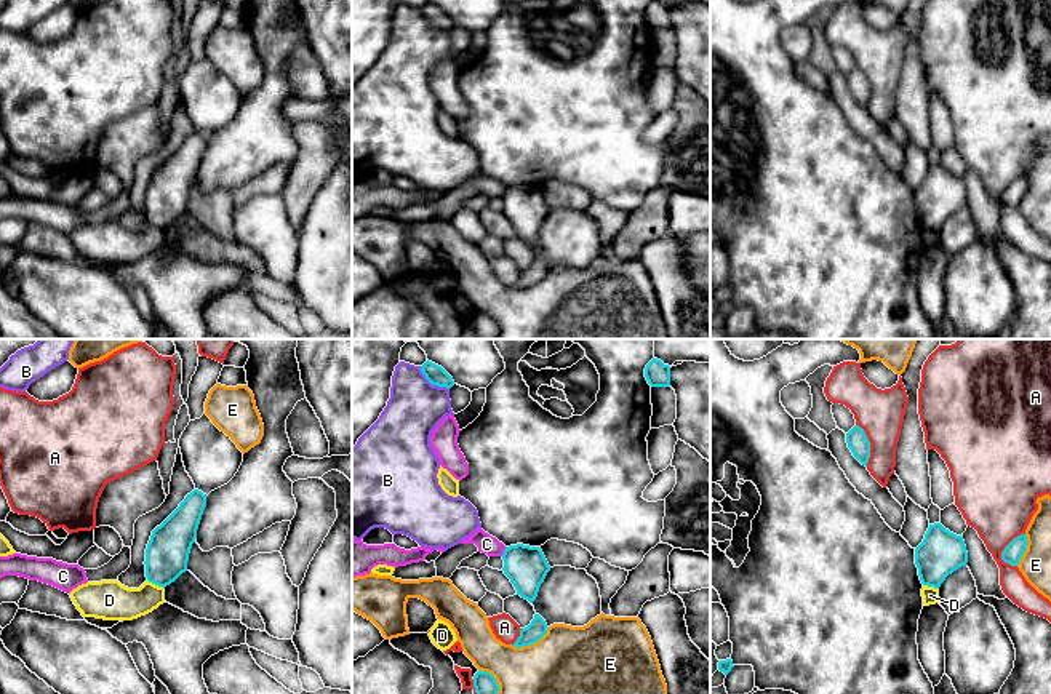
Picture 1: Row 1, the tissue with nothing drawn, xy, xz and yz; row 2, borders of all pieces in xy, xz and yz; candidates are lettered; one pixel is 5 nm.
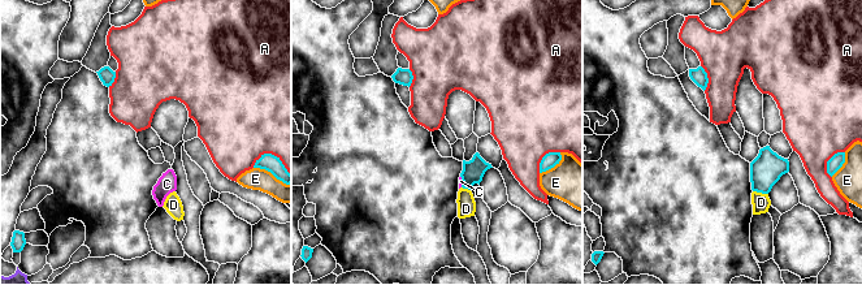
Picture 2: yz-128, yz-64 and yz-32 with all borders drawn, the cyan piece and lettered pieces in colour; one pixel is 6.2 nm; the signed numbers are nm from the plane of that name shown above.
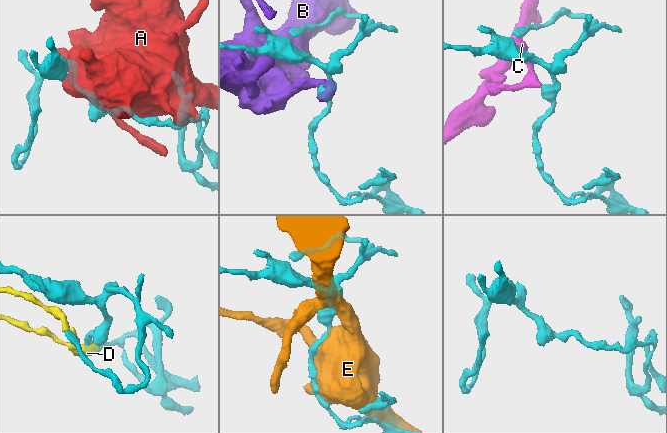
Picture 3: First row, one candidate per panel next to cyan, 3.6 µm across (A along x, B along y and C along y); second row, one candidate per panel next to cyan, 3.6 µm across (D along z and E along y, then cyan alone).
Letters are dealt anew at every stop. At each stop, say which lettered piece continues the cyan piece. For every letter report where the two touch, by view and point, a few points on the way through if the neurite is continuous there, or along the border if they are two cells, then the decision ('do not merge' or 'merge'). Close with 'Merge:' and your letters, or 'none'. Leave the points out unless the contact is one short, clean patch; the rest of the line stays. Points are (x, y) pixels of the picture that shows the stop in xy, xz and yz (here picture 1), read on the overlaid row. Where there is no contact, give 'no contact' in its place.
A: meets cyan in yz at (1007, 546); do not merge
B: meets cyan in xz at (432, 384); do not merge
C: meets cyan in xz at (504, 552); do not merge
D: meets cyan in xy at (155, 584); do not merge
E: meets cyan in xz at (530, 643); do not merge
Merge: none

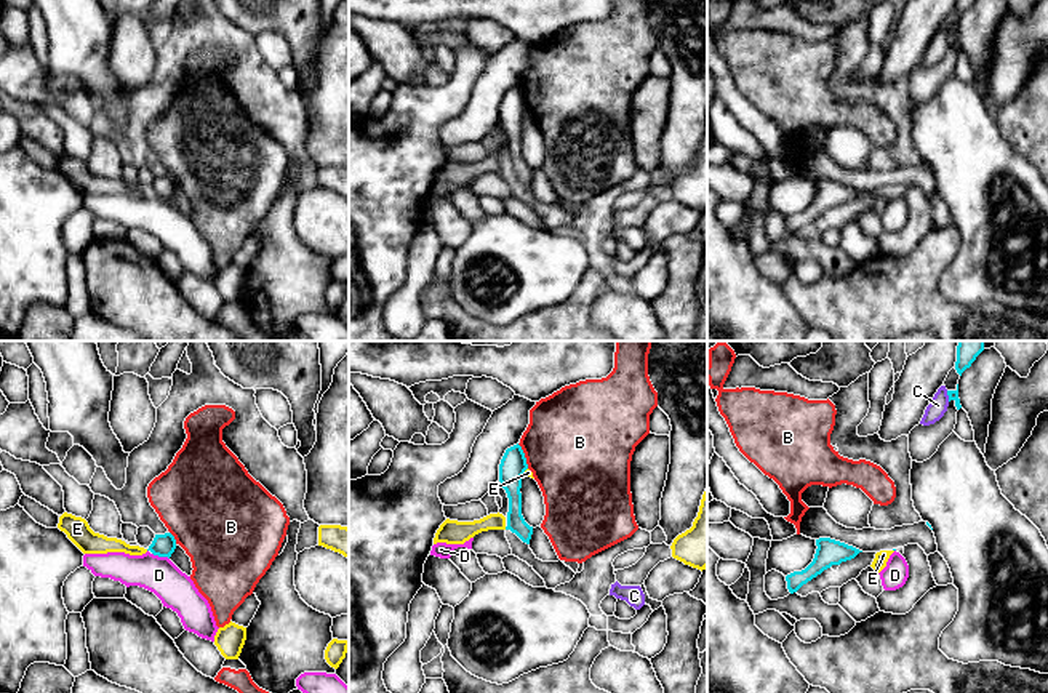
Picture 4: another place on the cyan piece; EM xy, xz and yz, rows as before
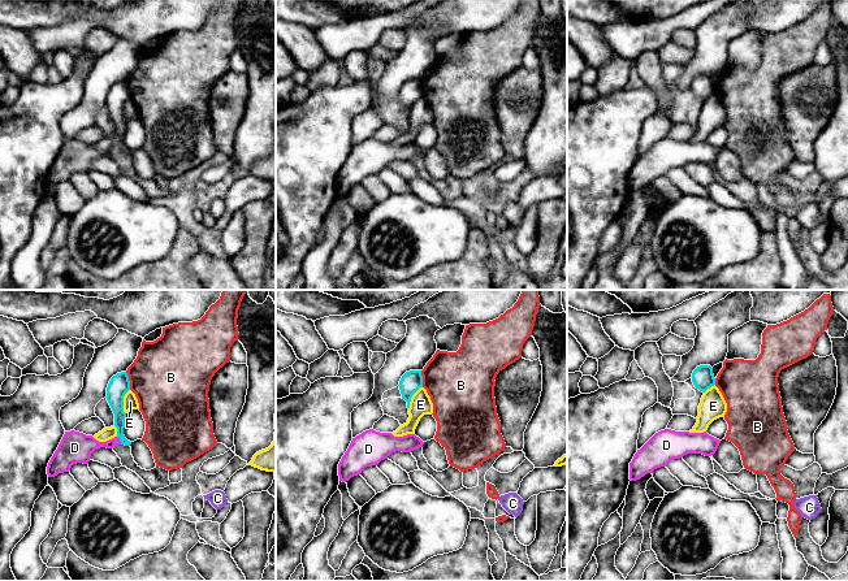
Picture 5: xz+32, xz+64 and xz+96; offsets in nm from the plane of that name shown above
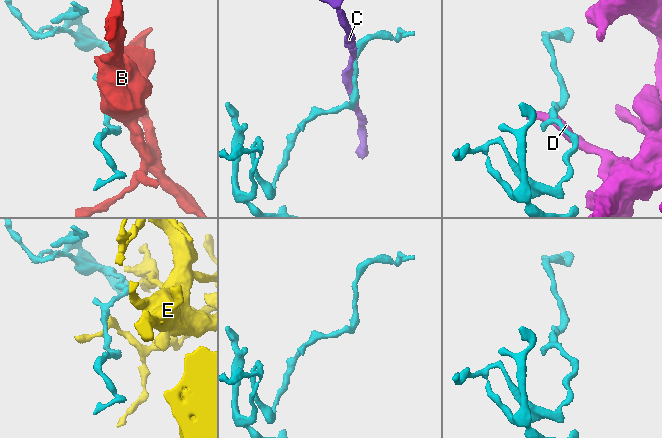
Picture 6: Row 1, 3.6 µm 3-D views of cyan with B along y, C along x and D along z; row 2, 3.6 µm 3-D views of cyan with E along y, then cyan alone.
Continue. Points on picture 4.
B: meets cyan in xz at (524, 456); do not merge
C: meets cyan in yz at (948, 394); do not merge
D: meets cyan in xy at (160, 556); border along xy (152, 552), (168, 559); do not merge
E: meets cyan in xz at (525, 469); border along xz (527, 468), (524, 472); do not merge
Merge: none

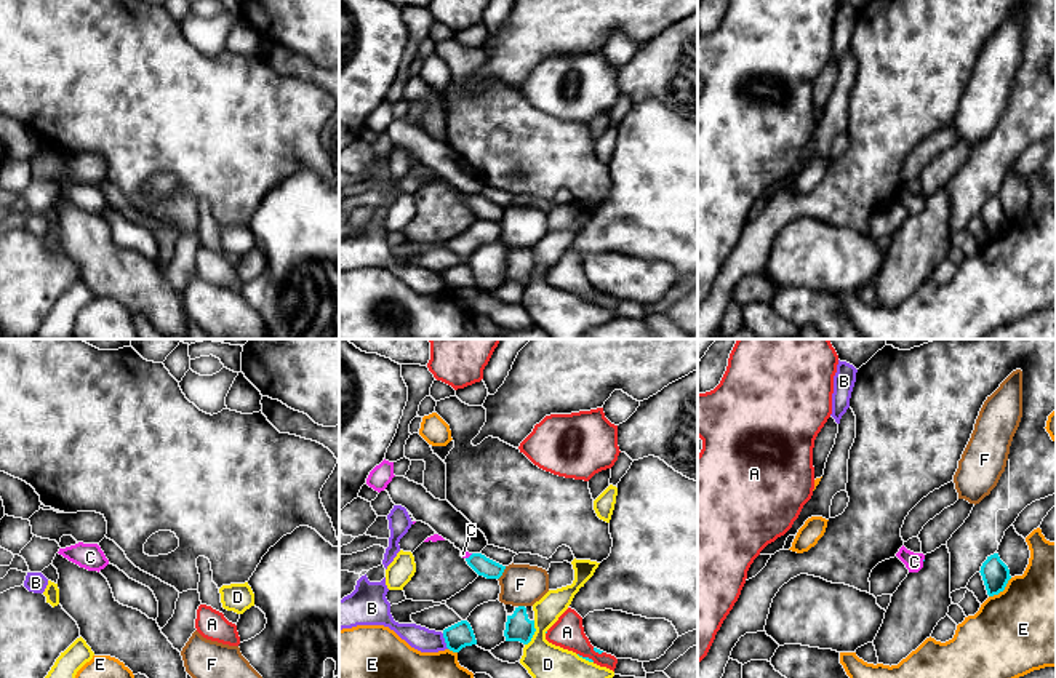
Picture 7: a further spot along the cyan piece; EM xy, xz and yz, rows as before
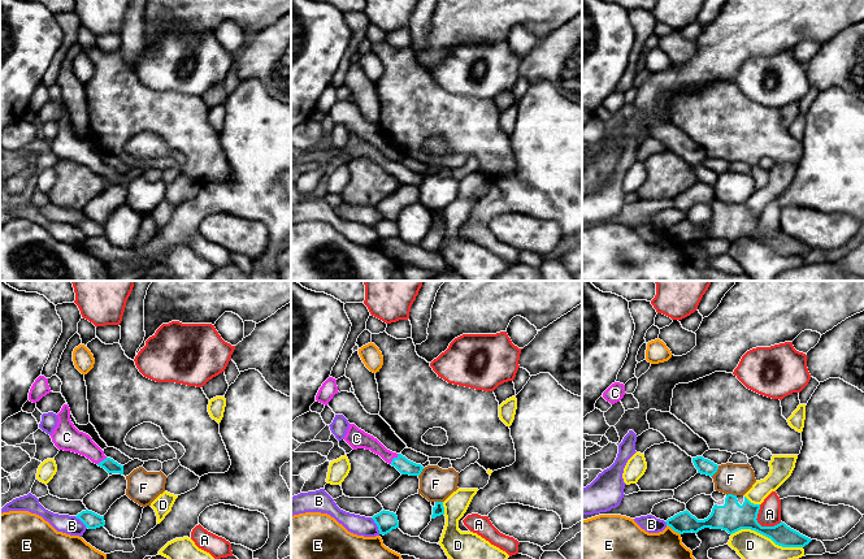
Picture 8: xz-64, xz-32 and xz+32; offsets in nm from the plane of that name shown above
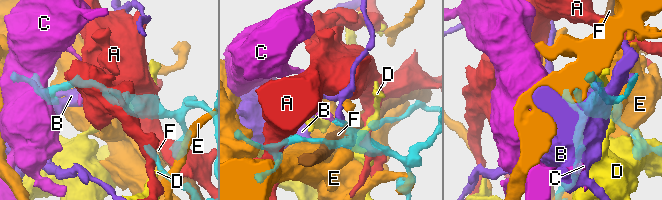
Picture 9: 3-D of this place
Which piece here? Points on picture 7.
A: meets cyan in xz at (586, 658); border along xz (578, 653), (594, 661); do not merge
B: meets cyan in xz at (445, 642); do not merge
C: meets cyan in xz at (471, 555); runs through xz (484, 566), (471, 555), (463, 554); merge
D: meets cyan in xz at (533, 634); do not merge
E: meets cyan in yz at (1002, 590); do not merge
F: meets cyan in xz at (503, 571); do not merge
Merge: C

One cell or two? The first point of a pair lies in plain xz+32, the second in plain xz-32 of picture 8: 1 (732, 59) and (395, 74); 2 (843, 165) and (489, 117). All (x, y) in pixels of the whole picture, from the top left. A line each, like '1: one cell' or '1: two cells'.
1: two cells
2: two cells

